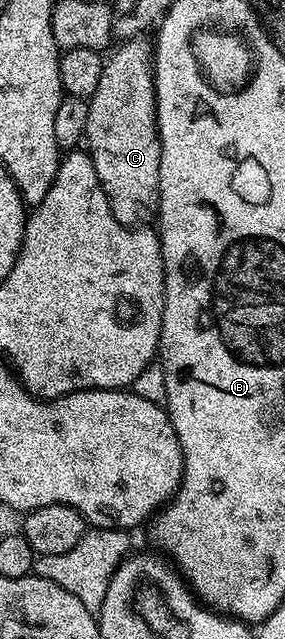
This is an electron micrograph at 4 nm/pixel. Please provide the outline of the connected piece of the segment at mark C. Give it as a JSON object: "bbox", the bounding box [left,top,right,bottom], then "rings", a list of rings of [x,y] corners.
{"bbox":[85,35,160,227],"rings":[[[144,35],[142,37],[134,37],[129,41],[124,41],[116,48],[114,52],[106,58],[103,70],[101,71],[100,82],[97,83],[97,88],[93,91],[93,95],[87,99],[87,106],[89,107],[88,122],[86,124],[85,143],[87,144],[87,152],[91,156],[91,161],[94,163],[94,171],[97,172],[99,185],[102,187],[104,195],[108,203],[110,203],[110,210],[113,211],[114,218],[122,225],[128,227],[136,226],[150,210],[154,210],[157,203],[160,181],[160,139],[159,129],[156,126],[156,91],[155,91],[155,67],[153,64],[153,41],[150,36]]]}

